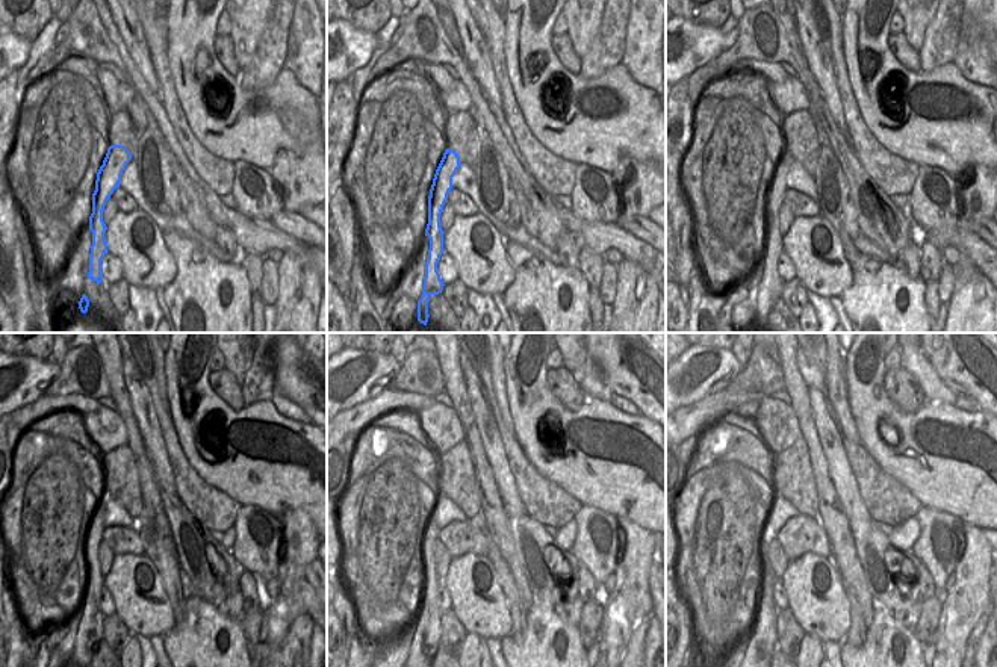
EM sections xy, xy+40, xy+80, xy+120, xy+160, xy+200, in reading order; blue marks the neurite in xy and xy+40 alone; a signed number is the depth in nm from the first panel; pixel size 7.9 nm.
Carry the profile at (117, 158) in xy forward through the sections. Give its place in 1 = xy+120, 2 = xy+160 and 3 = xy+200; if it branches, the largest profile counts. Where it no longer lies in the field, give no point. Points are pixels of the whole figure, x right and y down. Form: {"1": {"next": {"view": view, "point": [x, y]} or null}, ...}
{"1": {"next": {"view": "xy+120", "point": [90, 634]}}, "2": {"next": {"view": "xy+160", "point": [425, 640]}}, "3": {"next": {"view": "xy+200", "point": [761, 640]}}}

